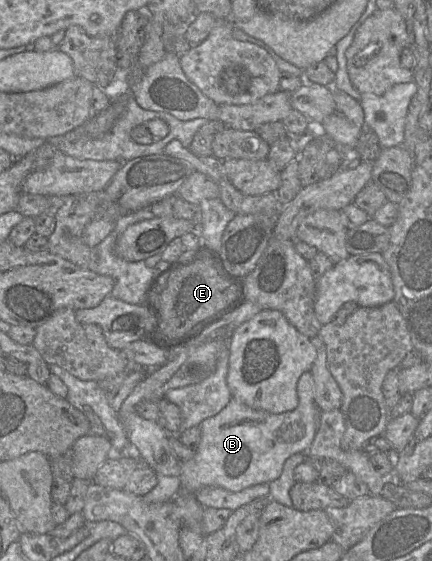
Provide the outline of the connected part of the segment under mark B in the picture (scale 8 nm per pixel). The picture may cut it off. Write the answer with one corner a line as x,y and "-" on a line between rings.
304,372
297,383
298,406
284,413
273,414
255,410
232,397
229,403
215,416
202,421
201,441
192,459
182,462
180,492
172,500
173,518
181,525
199,529
204,507
197,501
195,493
204,487
221,487
231,492
238,492
247,487
270,483
280,477
285,461
293,454
306,453
317,431
317,420
321,413
314,401
314,381
311,373

